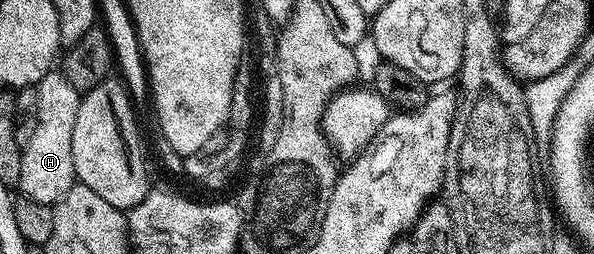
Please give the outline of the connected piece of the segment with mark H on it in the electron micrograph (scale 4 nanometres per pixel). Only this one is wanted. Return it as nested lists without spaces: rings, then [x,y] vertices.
[[[52,71],[43,76],[35,86],[37,91],[37,128],[29,143],[22,146],[21,179],[17,186],[18,192],[29,199],[37,199],[37,203],[54,206],[77,183],[75,168],[73,167],[73,123],[77,120],[77,107],[81,96],[80,90],[69,83],[69,79],[62,71]]]

